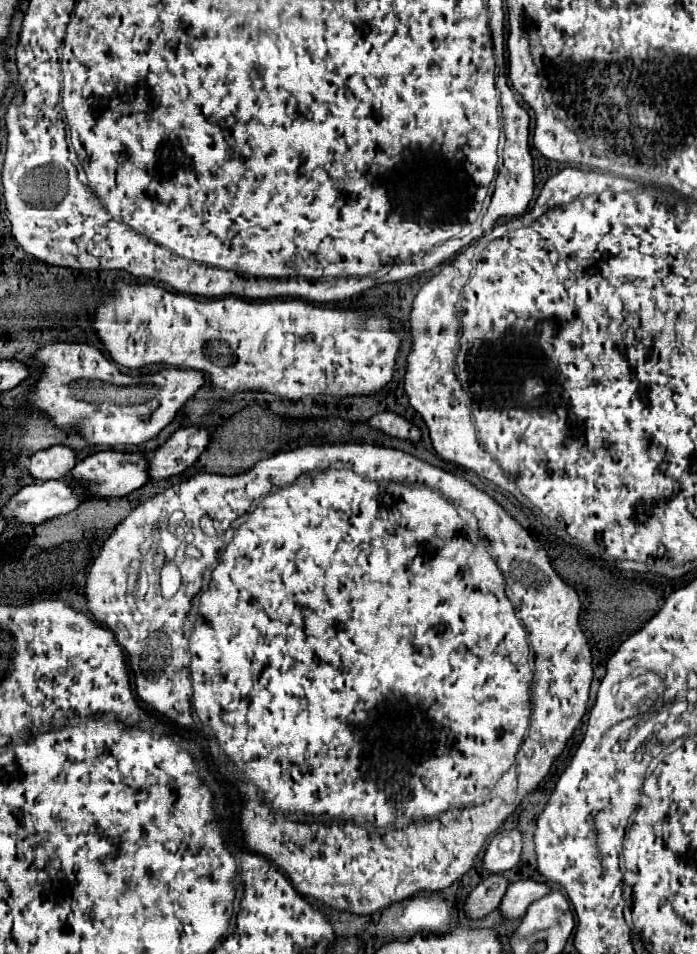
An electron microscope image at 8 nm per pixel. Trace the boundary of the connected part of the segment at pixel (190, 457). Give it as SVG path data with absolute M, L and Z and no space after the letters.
M181 428L149 460L149 480L165 480L187 470L209 444L205 428Z

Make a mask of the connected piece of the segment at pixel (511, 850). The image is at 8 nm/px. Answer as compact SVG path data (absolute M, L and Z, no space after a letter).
M519 830L495 834L483 856L483 868L491 874L503 874L511 870L519 862L521 848L523 848L523 840Z

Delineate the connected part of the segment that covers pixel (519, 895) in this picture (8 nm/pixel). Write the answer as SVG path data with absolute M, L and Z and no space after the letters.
M519 880L511 884L499 904L499 912L505 920L519 920L531 902L539 900L539 896L545 896L549 892L547 884L535 882L535 880Z

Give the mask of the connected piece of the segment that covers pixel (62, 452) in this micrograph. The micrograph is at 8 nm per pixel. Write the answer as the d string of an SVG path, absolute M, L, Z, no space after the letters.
M53 446L41 452L35 452L29 458L29 476L33 480L57 480L57 478L65 478L71 468L77 464L77 454L75 450L67 448L67 446Z

